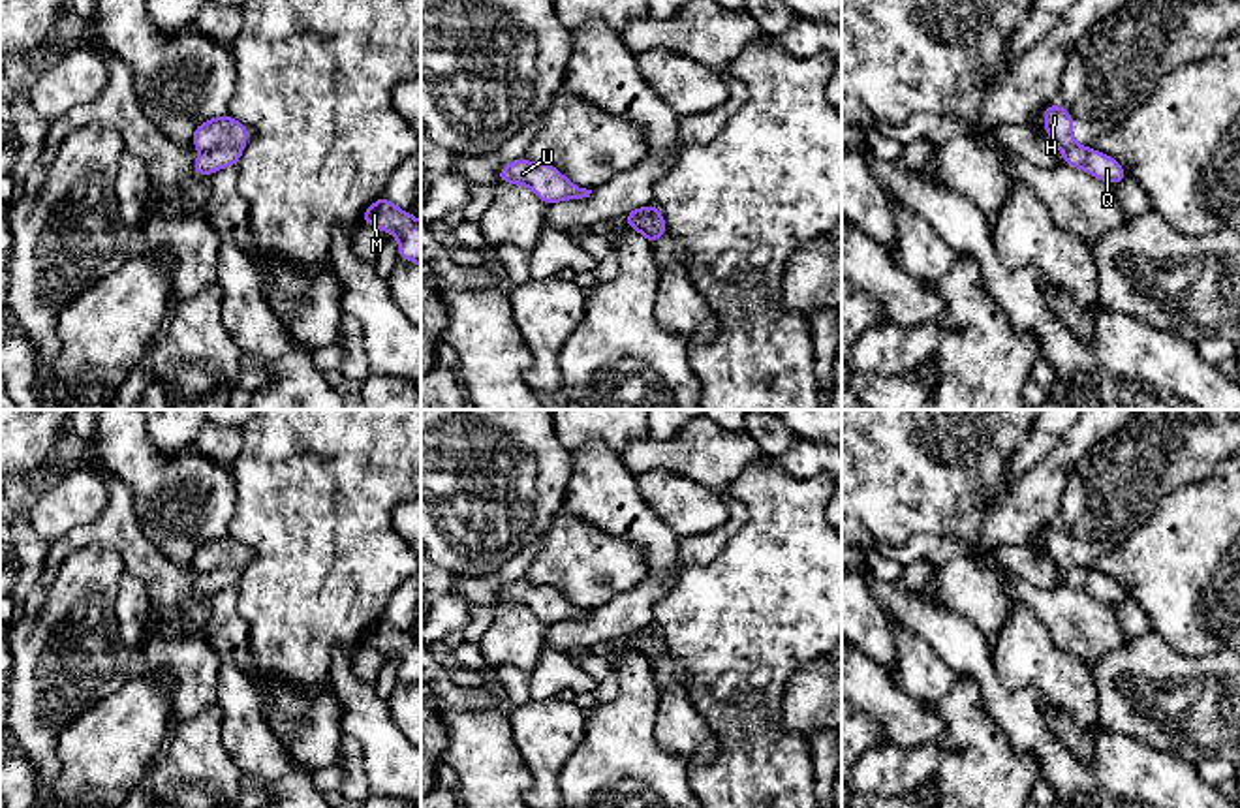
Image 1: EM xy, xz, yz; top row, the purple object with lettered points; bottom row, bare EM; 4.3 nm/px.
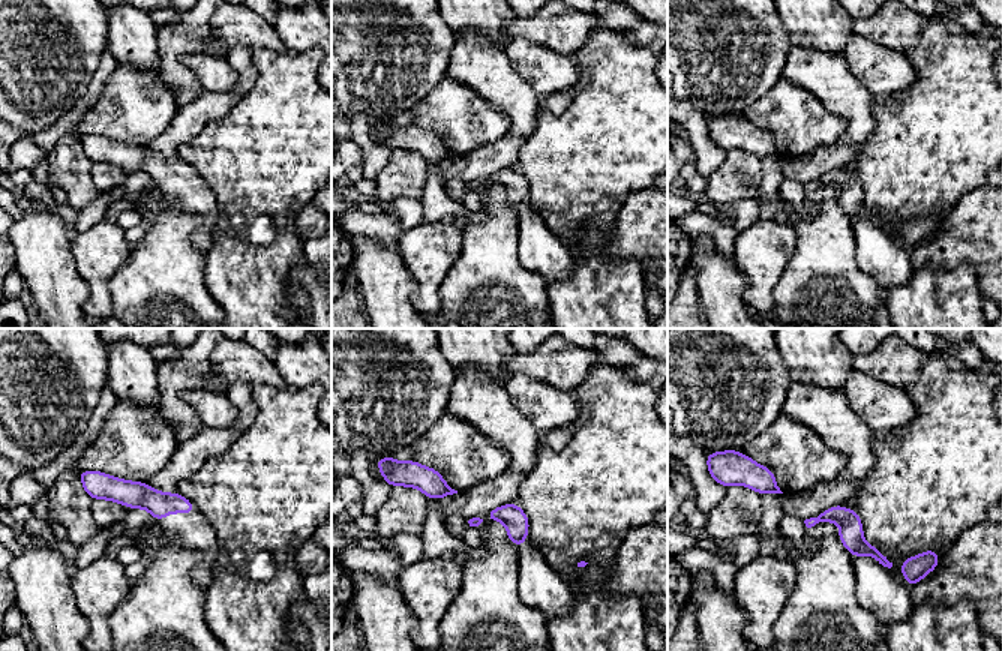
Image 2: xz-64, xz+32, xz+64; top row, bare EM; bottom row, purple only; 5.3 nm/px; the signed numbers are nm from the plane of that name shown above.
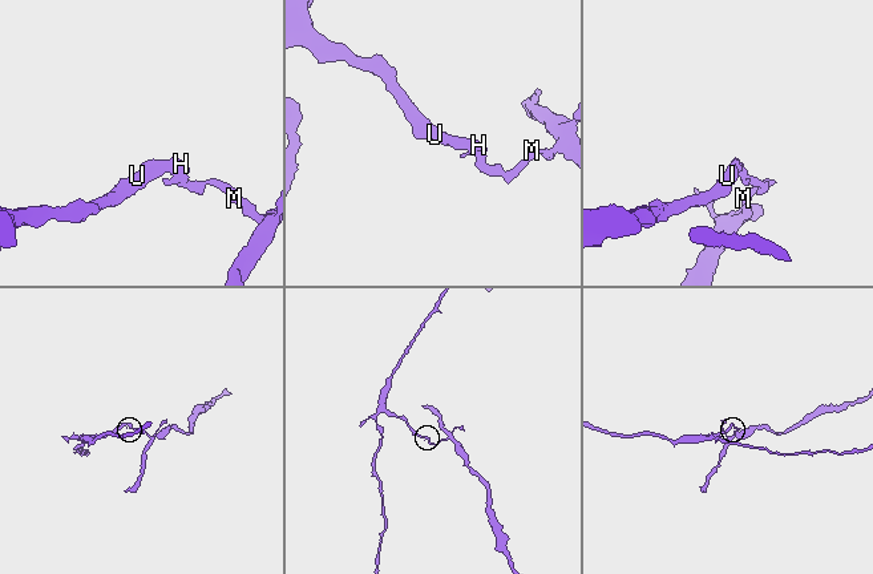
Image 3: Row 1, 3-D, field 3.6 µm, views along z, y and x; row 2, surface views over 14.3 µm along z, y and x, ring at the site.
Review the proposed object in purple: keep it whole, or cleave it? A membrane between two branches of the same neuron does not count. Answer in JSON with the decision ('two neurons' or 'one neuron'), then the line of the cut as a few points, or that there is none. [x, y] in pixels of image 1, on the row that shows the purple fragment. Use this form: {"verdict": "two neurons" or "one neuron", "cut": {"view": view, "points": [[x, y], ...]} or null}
{"verdict": "two neurons", "cut": {"view": "xz", "points": [[660, 215], [635, 213], [628, 226]]}}

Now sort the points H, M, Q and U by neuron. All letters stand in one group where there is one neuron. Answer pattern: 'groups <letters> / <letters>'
groups H U / M Q

